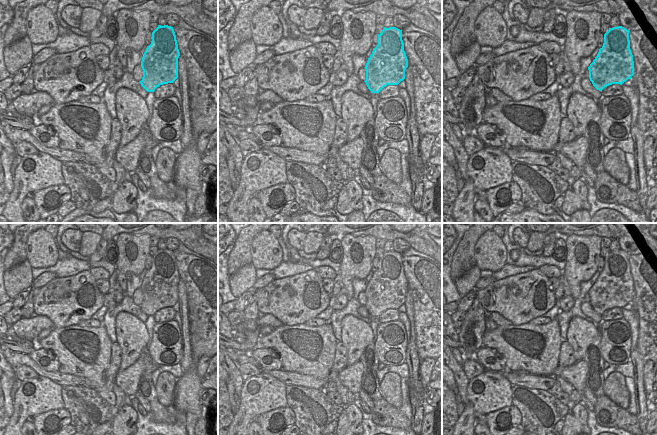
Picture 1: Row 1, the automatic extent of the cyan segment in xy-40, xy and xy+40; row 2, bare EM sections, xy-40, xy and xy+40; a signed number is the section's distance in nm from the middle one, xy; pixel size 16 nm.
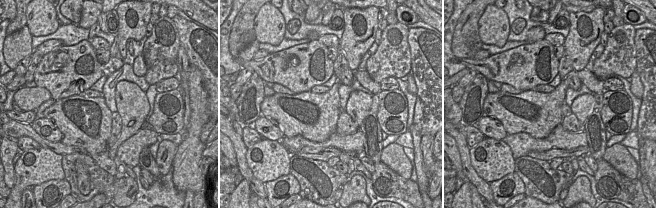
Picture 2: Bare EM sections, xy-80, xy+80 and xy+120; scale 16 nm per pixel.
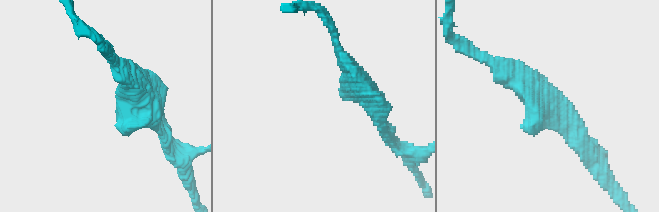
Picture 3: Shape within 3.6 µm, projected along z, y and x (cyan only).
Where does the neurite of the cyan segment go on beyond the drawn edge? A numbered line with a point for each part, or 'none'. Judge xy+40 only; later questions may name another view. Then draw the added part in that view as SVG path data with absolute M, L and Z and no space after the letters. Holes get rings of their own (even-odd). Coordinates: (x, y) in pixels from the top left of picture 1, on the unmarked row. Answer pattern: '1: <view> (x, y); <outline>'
none

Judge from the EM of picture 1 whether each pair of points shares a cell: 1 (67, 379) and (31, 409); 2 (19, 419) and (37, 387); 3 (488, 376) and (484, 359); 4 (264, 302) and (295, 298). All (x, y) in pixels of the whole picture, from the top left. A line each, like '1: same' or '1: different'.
1: different
2: same
3: different
4: same

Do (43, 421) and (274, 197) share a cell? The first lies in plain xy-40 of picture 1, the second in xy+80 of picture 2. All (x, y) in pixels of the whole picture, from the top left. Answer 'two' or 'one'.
one

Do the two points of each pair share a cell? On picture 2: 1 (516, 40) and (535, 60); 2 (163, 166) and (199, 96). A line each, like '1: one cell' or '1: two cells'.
1: two cells
2: two cells

